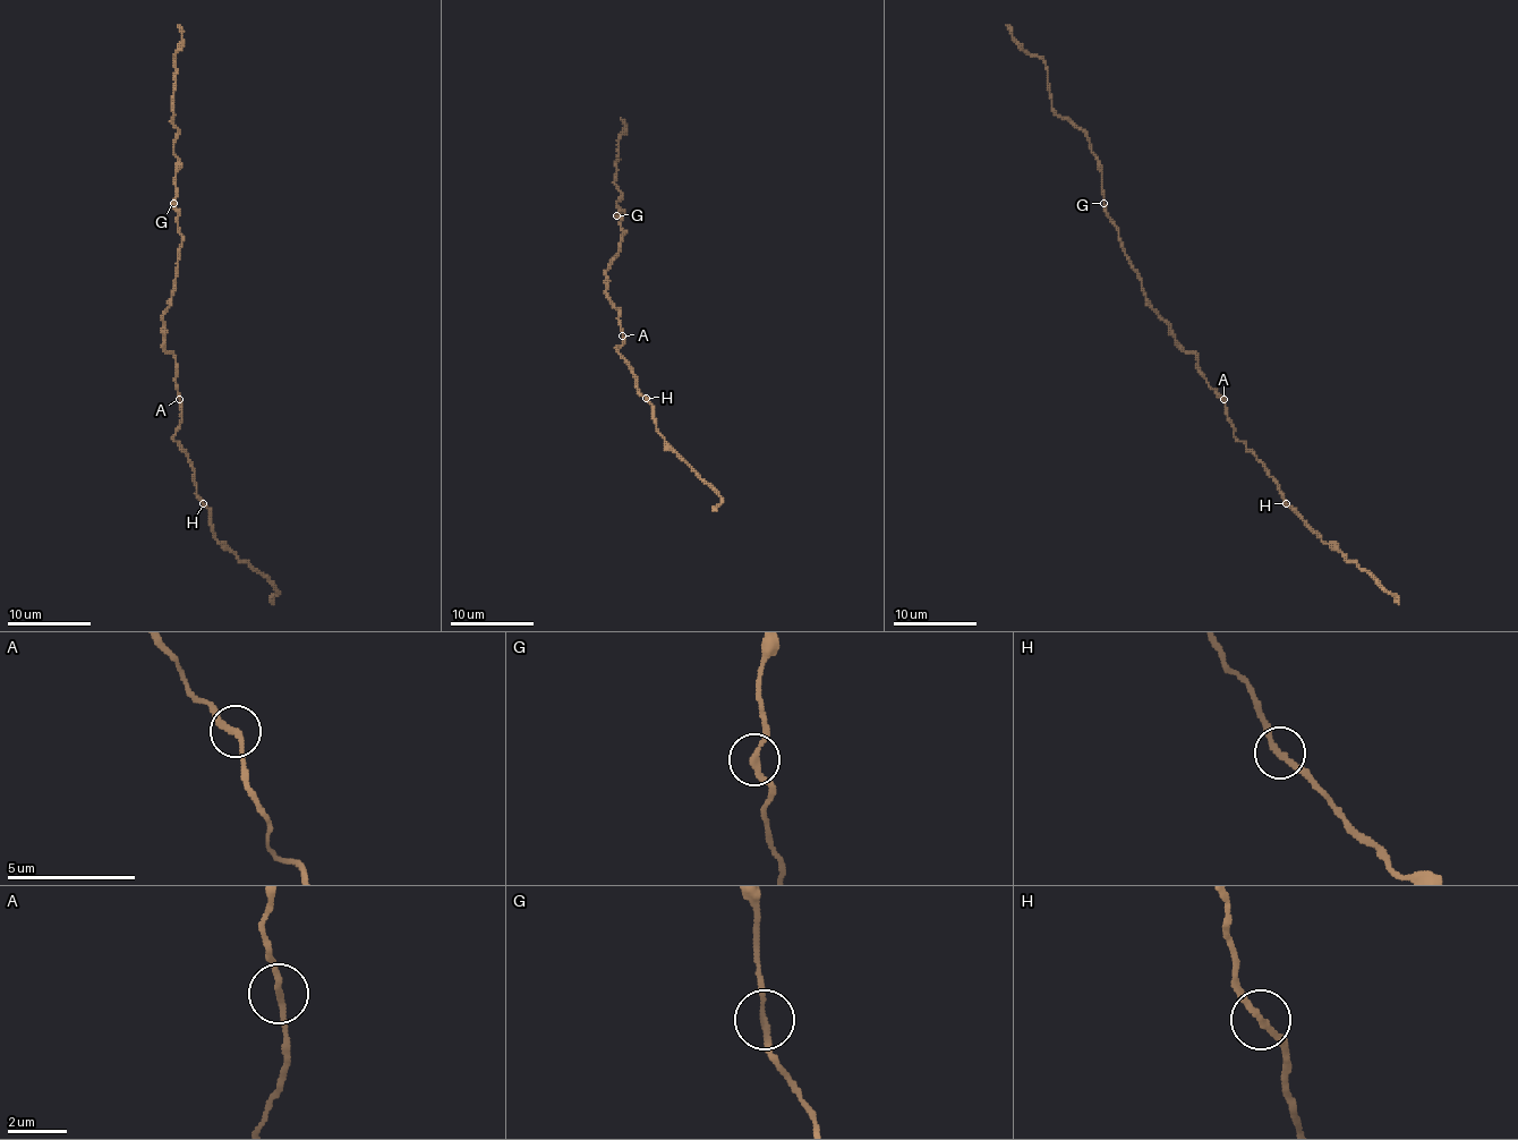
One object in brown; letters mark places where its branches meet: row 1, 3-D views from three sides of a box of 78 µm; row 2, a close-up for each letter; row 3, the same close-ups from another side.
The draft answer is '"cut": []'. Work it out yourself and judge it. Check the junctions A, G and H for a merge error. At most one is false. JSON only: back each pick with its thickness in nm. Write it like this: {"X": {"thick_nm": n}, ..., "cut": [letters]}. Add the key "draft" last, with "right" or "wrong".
{"cut": [], "draft": "right"}

